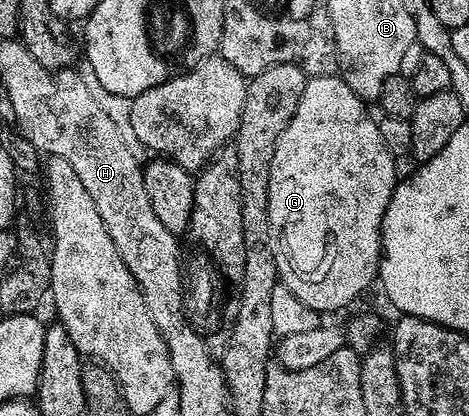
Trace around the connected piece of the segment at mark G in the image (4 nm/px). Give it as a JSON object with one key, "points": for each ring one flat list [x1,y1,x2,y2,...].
{"points":[[340,75,311,76,306,79,303,86,303,98,299,98,299,106,295,106,295,114,291,114,291,122,279,134,275,142,275,154,271,154,271,178,269,179,269,221,275,237,277,275,280,283,287,286,287,290,303,306,315,310,318,314,337,312,340,308,348,306,352,300,357,300,369,287,374,287,379,276,381,266,381,223,383,214,391,202,391,194,397,189,399,175,397,176,398,161,389,153,387,146,383,146,383,134,379,134,379,123,368,112,366,101,361,100,347,86,347,82]]}

